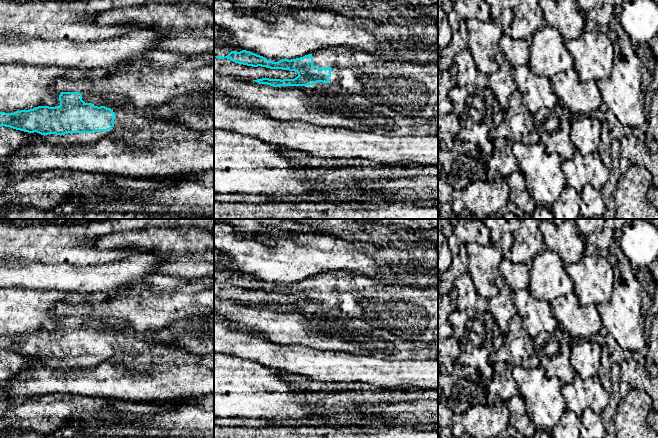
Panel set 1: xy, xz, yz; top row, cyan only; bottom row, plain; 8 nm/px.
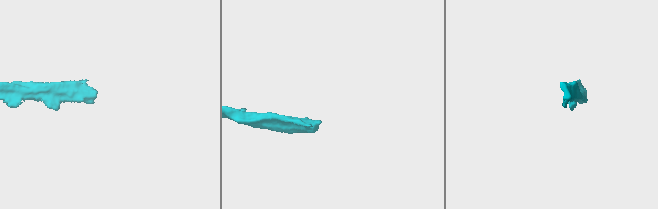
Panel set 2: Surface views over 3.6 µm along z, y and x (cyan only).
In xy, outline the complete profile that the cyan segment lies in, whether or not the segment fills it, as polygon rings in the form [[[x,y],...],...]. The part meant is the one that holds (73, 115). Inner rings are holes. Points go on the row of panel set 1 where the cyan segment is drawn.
[[[61,92],[60,105],[55,107],[38,106],[29,110],[20,110],[14,113],[0,112],[0,127],[10,127],[16,130],[44,136],[43,141],[49,136],[66,135],[68,145],[90,145],[101,139],[108,139],[114,143],[128,143],[131,145],[153,145],[164,140],[204,141],[214,145],[214,128],[196,130],[180,125],[167,119],[159,119],[145,111],[128,106],[129,100],[125,96],[102,95],[113,102],[113,106],[95,106],[85,103],[82,94],[78,92]]]

